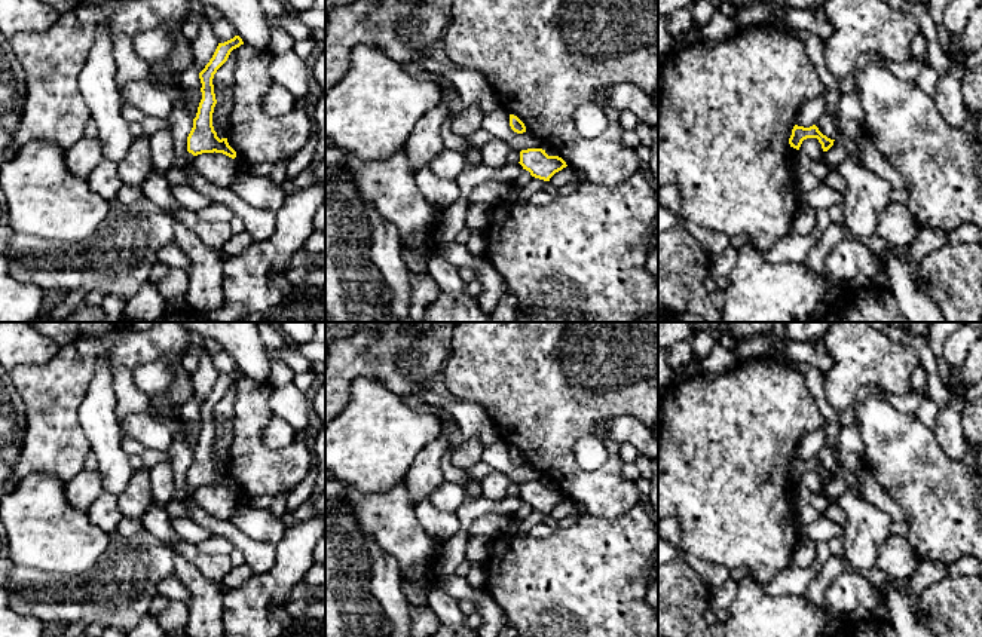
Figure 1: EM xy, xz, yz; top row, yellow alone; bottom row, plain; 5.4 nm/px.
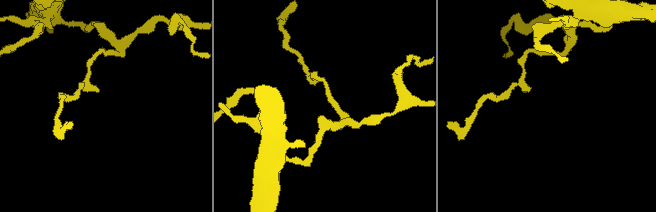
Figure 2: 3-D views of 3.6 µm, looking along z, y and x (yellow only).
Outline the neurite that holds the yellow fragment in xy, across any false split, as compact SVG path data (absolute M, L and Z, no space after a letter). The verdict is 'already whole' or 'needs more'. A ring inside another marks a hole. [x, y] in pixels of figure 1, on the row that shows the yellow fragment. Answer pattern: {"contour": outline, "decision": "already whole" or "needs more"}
{"contour": "M239 36L218 43L212 58L199 73L202 83L202 99L198 107L196 117L193 119L193 128L187 137L187 151L193 156L202 153L223 153L232 159L236 157L236 151L229 146L227 138L218 138L212 126L212 113L217 104L212 79L217 70L227 61L230 52L244 45Z", "decision": "already whole"}

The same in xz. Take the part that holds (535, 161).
{"contour": "M527 148L520 151L520 162L523 169L529 171L532 177L550 181L550 178L566 168L566 162L559 156L548 156L542 148Z", "decision": "already whole"}

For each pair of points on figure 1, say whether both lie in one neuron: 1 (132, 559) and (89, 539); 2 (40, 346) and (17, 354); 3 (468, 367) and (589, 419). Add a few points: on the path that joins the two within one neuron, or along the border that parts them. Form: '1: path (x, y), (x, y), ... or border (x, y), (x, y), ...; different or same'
1: border (110, 536), (104, 554), (85, 573); different
2: path (34, 346), (23, 348); same
3: path (498, 367), (537, 367), (559, 389); same

